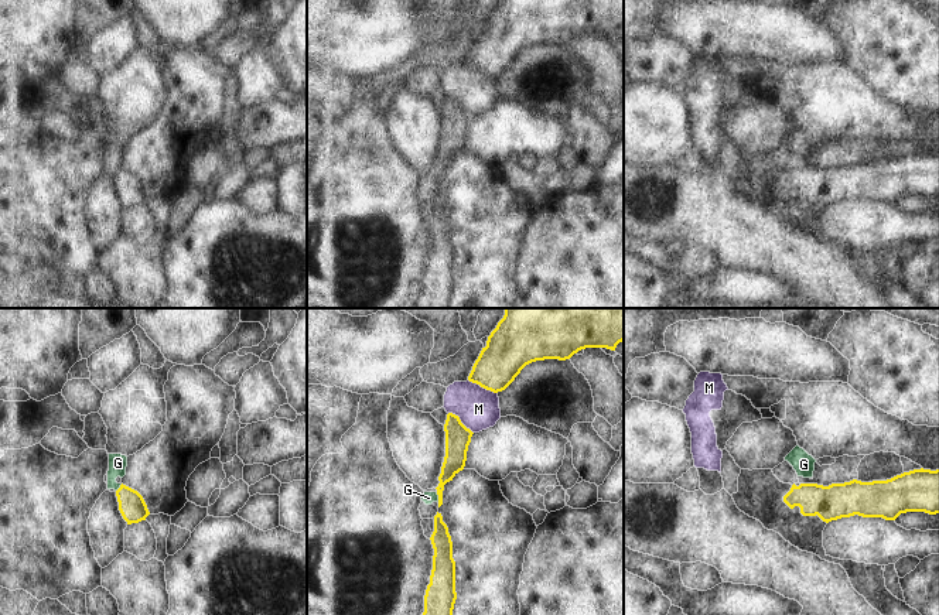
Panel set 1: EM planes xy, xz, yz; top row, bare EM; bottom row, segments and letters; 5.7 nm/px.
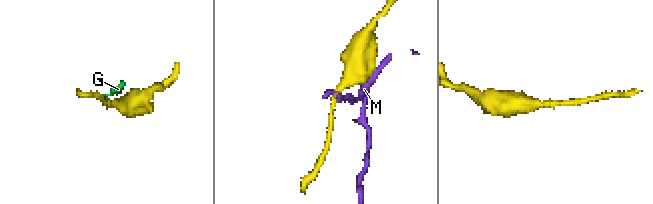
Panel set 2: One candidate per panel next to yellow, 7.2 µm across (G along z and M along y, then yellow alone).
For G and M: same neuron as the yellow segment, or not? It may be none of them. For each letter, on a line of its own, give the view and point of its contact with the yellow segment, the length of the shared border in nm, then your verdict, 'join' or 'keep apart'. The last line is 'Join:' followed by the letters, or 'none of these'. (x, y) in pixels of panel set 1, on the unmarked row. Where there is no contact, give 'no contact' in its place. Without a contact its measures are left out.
G: xz (439, 180) | 60 nm | keep apart
M: xz (482, 69) | 190 nm | keep apart
Join: none of these

